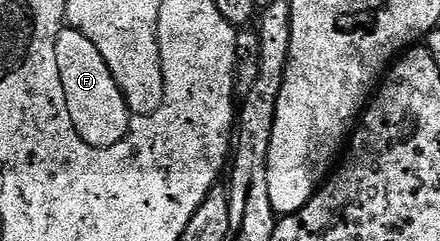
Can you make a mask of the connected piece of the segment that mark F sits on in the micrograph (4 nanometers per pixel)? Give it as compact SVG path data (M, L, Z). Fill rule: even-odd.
M68 26L64 27L63 31L60 29L56 33L54 47L55 59L64 93L67 93L67 96L69 96L67 100L75 104L73 110L81 112L81 114L77 114L77 118L79 118L77 128L93 144L105 146L105 144L115 142L123 134L123 130L125 130L125 109L127 106L126 100L118 88L118 83L115 82L114 76L110 74L110 68L103 61L103 56L99 50L95 49L95 44L86 35ZM87 106L91 106L89 108L91 118L93 118L93 112L95 112L95 118L101 118L103 124L99 124L99 126L97 124L87 124L87 126L81 124L81 118L85 118Z

